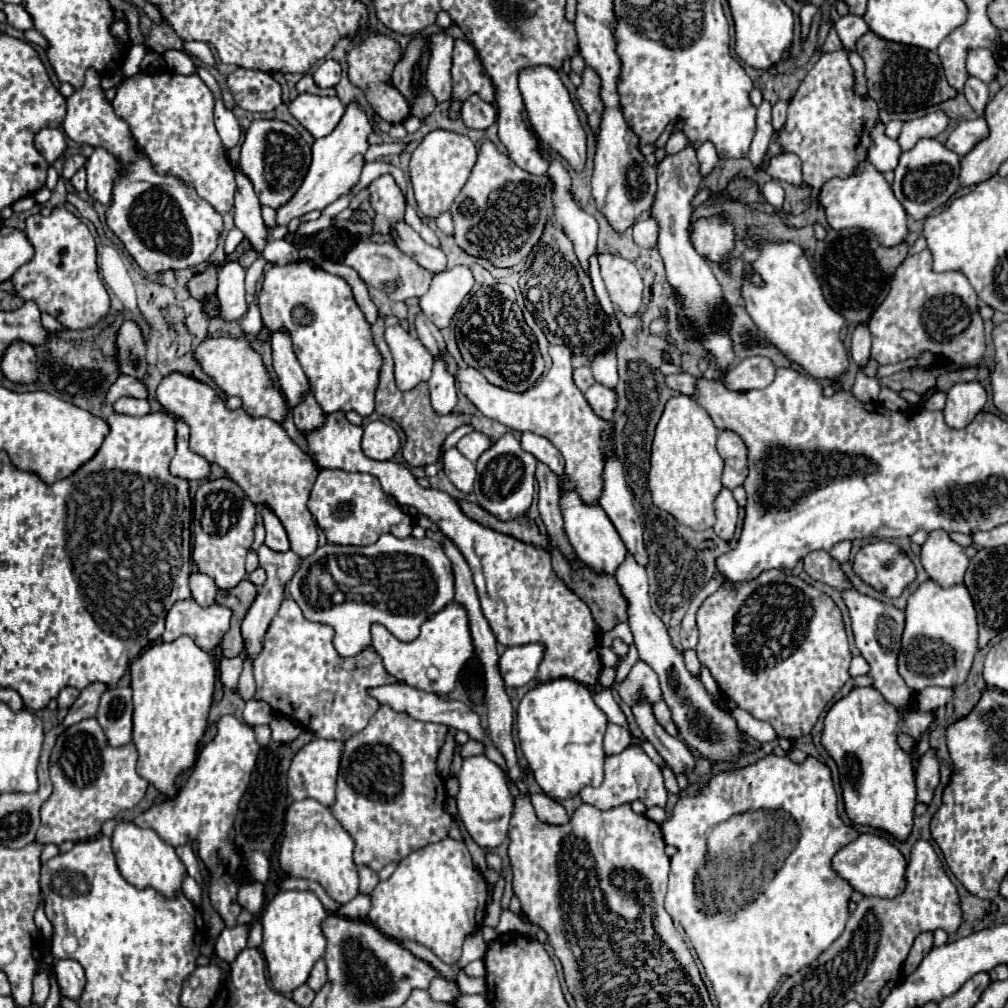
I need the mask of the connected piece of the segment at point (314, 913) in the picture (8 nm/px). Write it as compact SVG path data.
M298 889L278 891L276 897L262 911L264 941L260 949L266 957L272 987L278 993L290 995L296 987L304 985L312 971L312 965L324 955L326 937L322 935L320 923L324 921L326 915L328 915L326 909L312 891L298 891Z

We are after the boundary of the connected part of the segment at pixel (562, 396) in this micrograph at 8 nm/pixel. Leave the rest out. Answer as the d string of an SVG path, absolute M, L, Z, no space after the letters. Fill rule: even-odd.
M418 313L414 317L414 327L416 327L418 339L422 341L426 351L434 359L442 357L442 361L446 361L446 369L450 369L450 375L454 375L460 391L486 417L500 421L516 431L532 431L536 435L550 439L552 445L566 459L566 477L568 477L566 487L574 487L586 503L596 503L600 499L600 493L602 493L602 477L600 475L604 469L604 459L610 451L610 443L604 443L600 439L600 433L604 429L608 429L610 423L600 419L590 409L582 391L574 385L574 381L572 381L572 353L570 353L570 349L566 349L566 345L550 345L550 357L552 357L550 371L544 377L540 377L540 381L532 389L528 389L524 393L512 393L512 391L490 385L482 377L482 373L478 373L472 367L460 369L456 365L454 357L450 355L440 329L424 313Z

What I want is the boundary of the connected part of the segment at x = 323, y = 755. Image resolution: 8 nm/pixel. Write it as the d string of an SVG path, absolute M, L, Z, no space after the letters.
M312 739L308 745L304 745L292 759L290 771L288 771L288 791L294 801L302 799L316 799L318 803L330 807L336 797L336 775L340 767L340 755L342 755L342 741L328 741L328 739Z

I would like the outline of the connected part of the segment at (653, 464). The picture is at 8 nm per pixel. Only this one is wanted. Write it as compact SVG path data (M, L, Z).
M688 395L672 397L656 425L648 473L652 503L670 513L680 525L694 531L706 531L716 521L712 503L722 489L720 475L724 467L724 461L716 451L716 437L718 429L710 421L708 413Z

